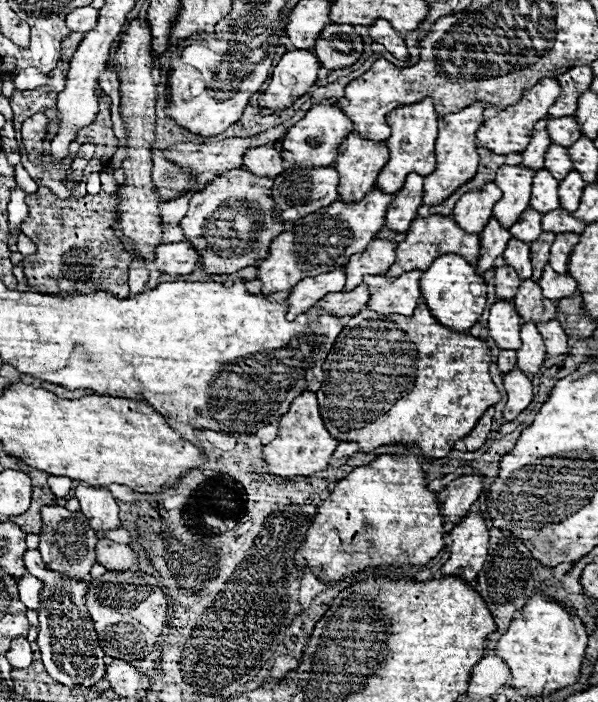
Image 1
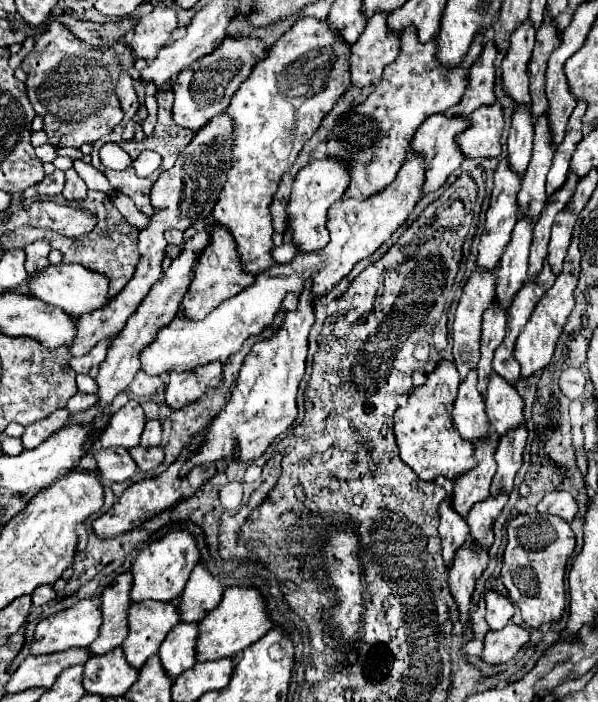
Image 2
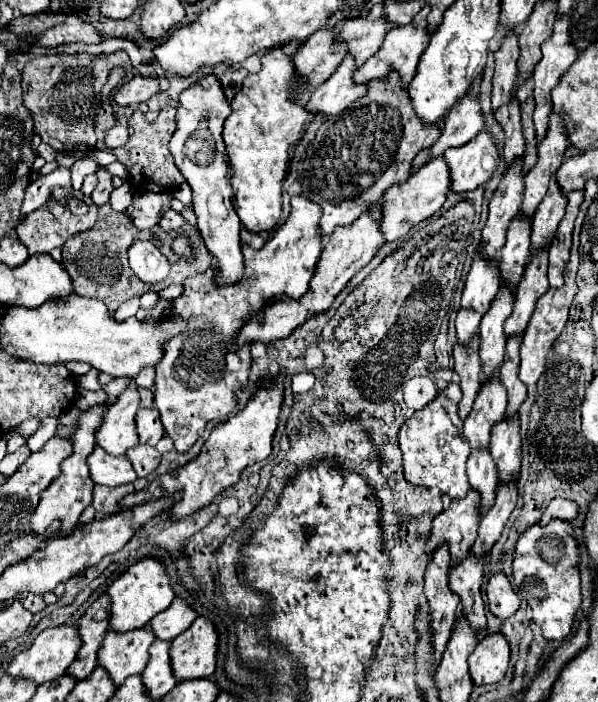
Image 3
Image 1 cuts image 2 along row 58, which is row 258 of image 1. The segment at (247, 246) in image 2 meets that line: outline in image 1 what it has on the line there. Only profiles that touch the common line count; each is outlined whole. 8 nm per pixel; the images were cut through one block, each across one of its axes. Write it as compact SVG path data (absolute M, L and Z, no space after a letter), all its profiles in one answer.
M372 190L360 202L340 202L336 200L328 208L308 214L294 222L292 230L280 232L268 248L268 256L258 262L258 280L262 282L262 294L270 296L276 292L292 290L304 276L318 276L320 272L332 272L332 268L342 268L348 258L356 252L362 252L376 232L384 226L386 208L392 202L394 194L382 194Z

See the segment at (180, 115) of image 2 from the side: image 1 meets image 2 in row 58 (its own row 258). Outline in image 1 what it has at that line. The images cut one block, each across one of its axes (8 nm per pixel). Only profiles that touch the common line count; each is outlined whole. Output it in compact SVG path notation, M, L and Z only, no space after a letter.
M236 168L224 172L204 192L190 198L190 208L180 220L180 228L184 230L184 240L200 252L200 268L204 272L232 274L240 268L254 266L254 260L266 258L272 238L286 230L286 226L276 220L270 188L270 178L260 178Z

